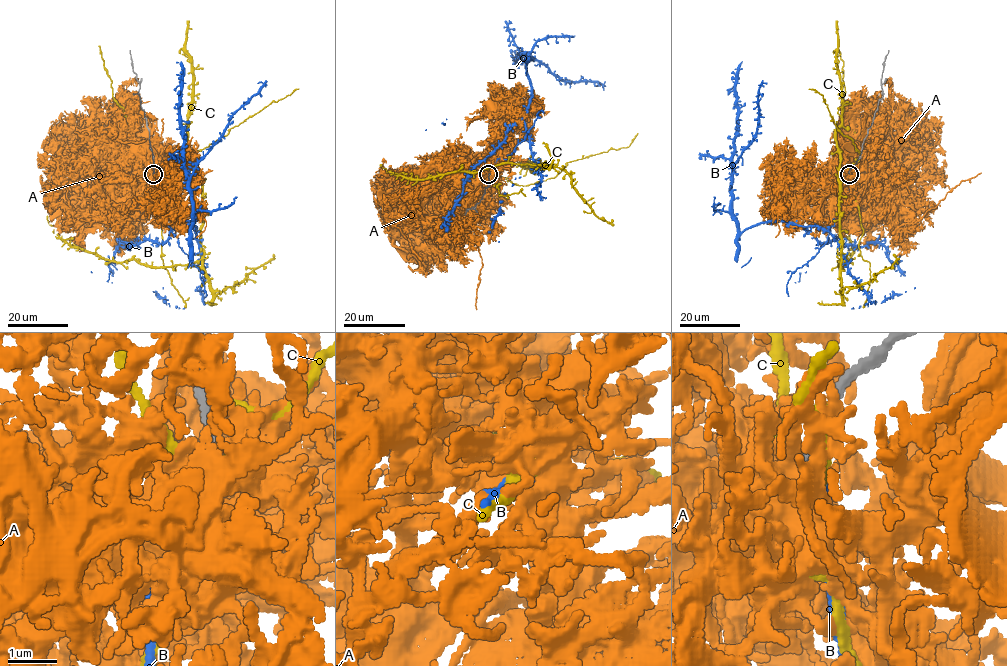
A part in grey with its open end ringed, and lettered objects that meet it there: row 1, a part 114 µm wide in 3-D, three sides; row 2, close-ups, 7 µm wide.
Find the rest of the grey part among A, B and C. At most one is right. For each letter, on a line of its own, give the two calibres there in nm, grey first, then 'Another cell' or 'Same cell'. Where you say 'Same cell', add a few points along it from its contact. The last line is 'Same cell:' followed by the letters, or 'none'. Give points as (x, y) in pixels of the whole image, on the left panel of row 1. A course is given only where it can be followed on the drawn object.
A: Thickness 280 nm (grey) against 420 nm. Another cell
B: Thickness 280 nm (grey) against 260 nm. Same cell
C: Thickness 280 nm (grey) against 180 nm. Another cell
Same cell: B

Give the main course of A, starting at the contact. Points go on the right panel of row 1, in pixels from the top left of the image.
A: (848, 173), (842, 167), (839, 149)

